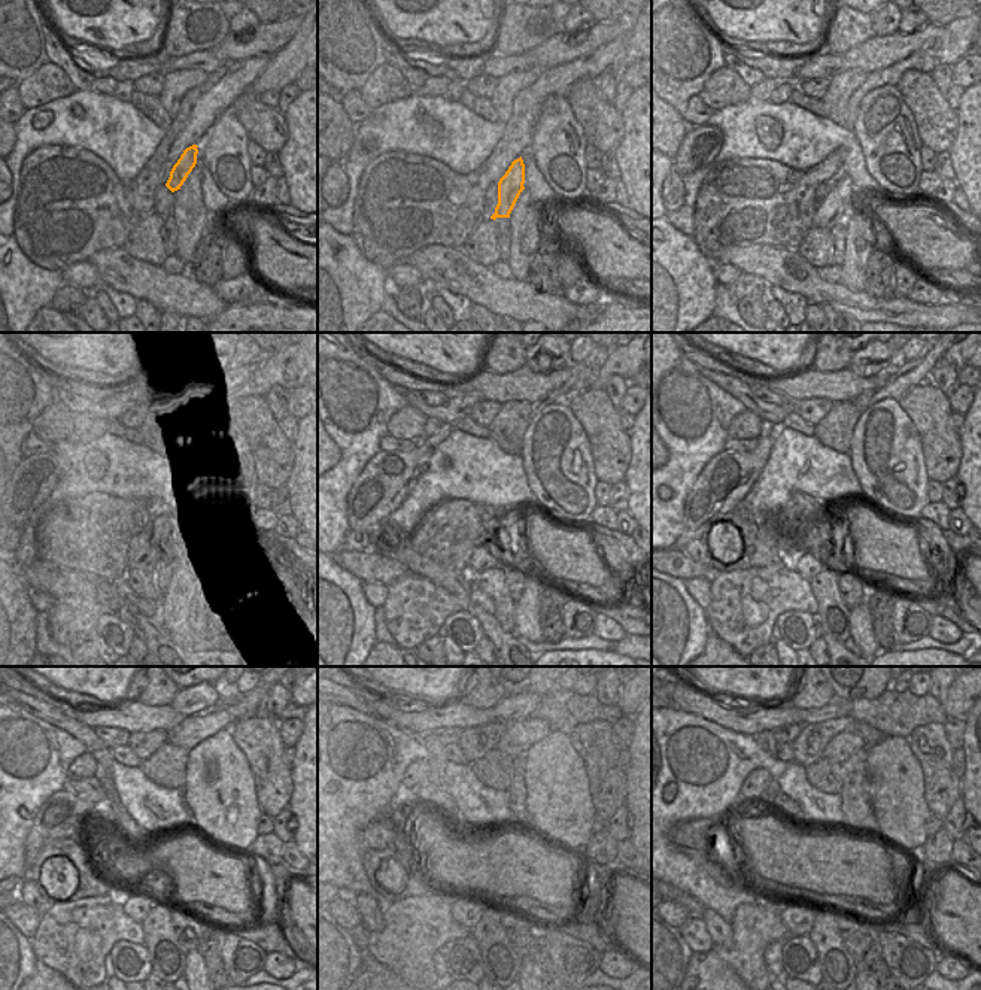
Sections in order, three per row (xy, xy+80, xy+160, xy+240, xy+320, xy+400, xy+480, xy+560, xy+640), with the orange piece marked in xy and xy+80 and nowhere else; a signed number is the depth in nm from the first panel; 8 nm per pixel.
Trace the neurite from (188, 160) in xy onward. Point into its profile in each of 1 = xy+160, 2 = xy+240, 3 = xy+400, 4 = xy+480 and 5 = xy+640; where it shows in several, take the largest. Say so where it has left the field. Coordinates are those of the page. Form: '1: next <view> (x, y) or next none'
1: next xy+160 (837, 207)
2: next xy+240 (142, 550)
3: next xy+400 (808, 565)
4: next xy+480 (137, 905)
5: next xy+640 (798, 919)

